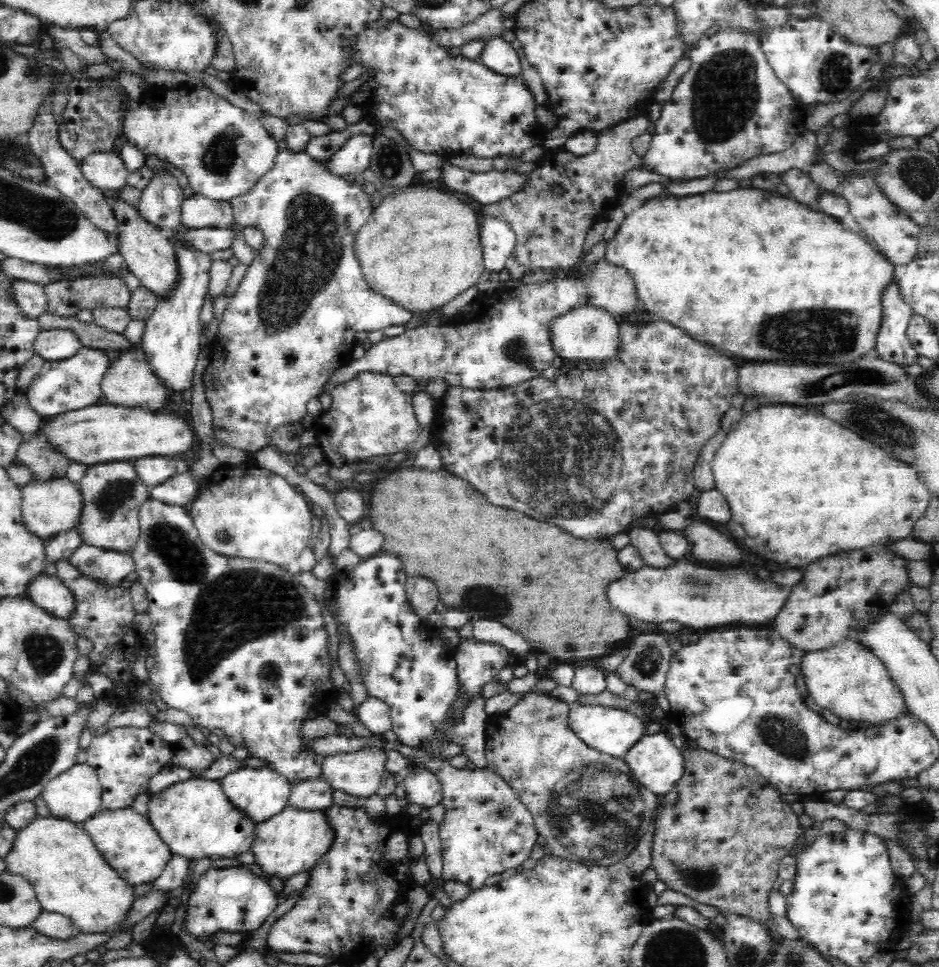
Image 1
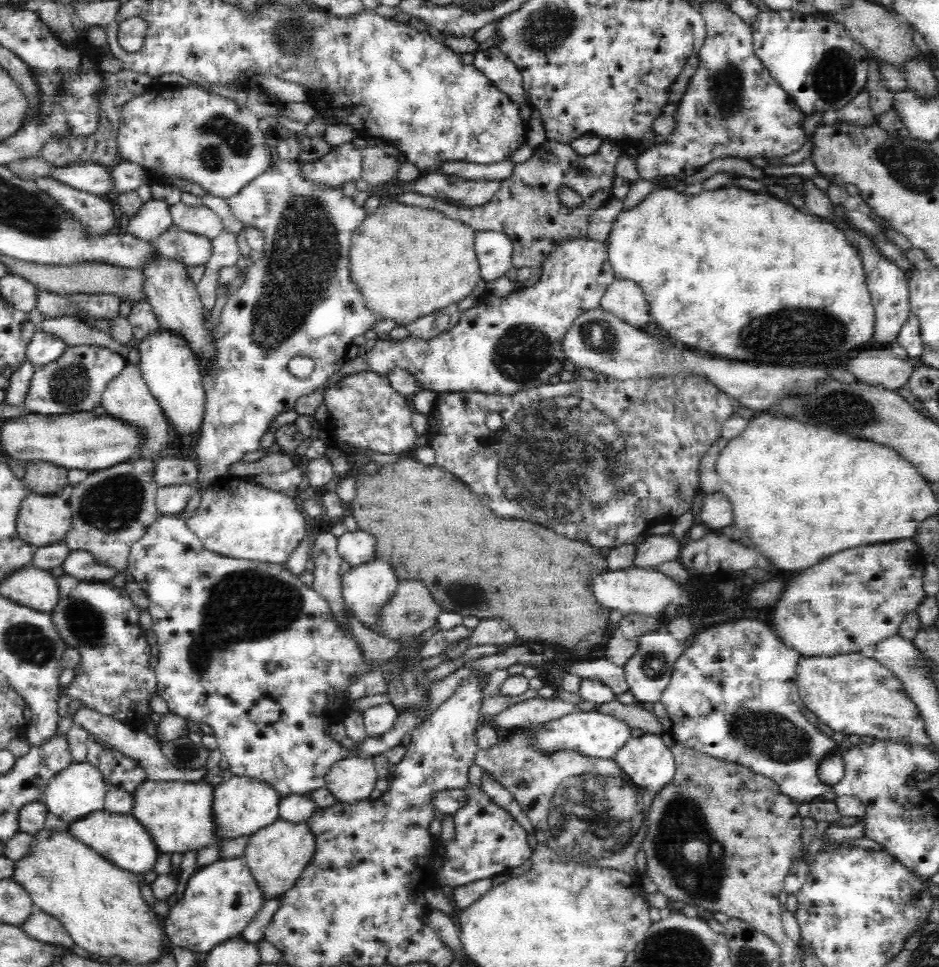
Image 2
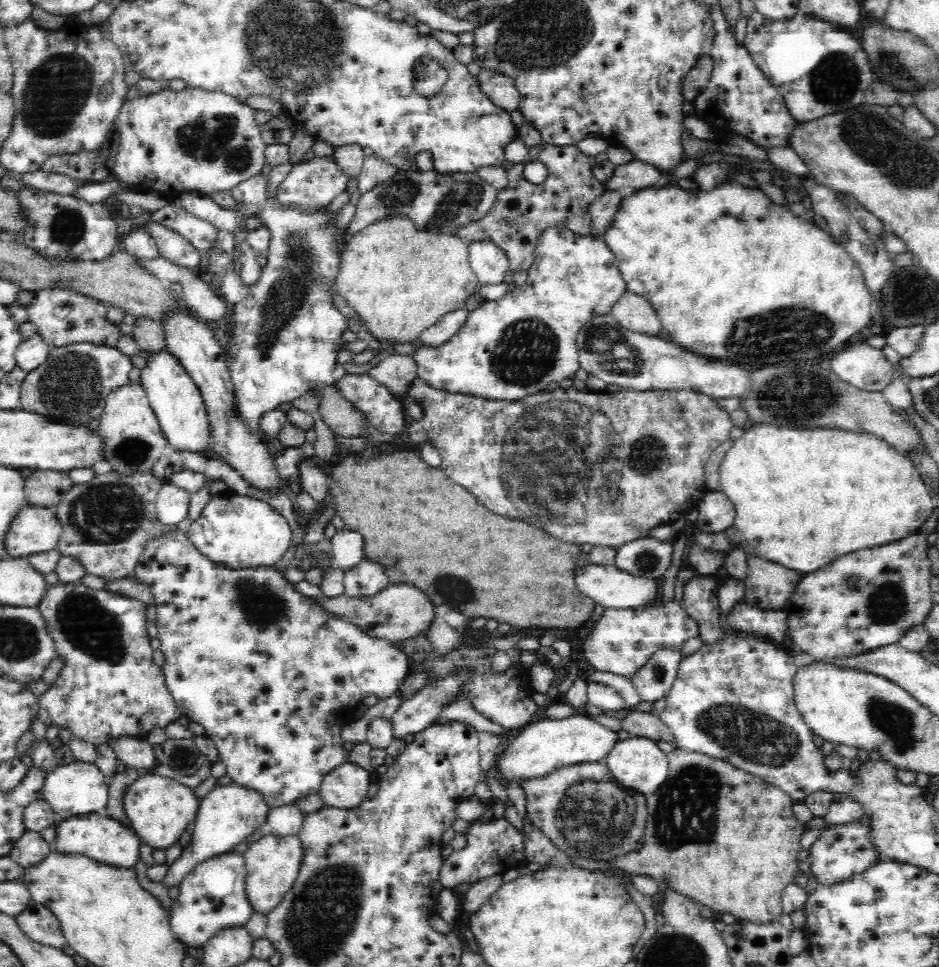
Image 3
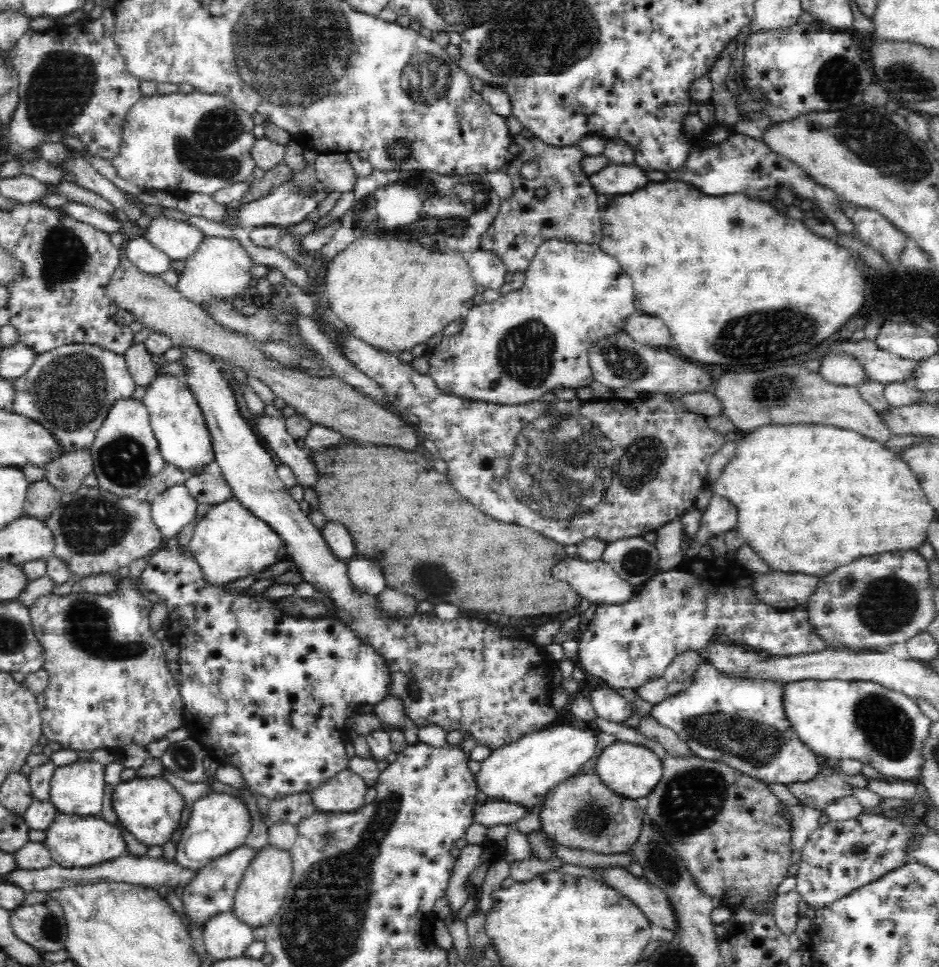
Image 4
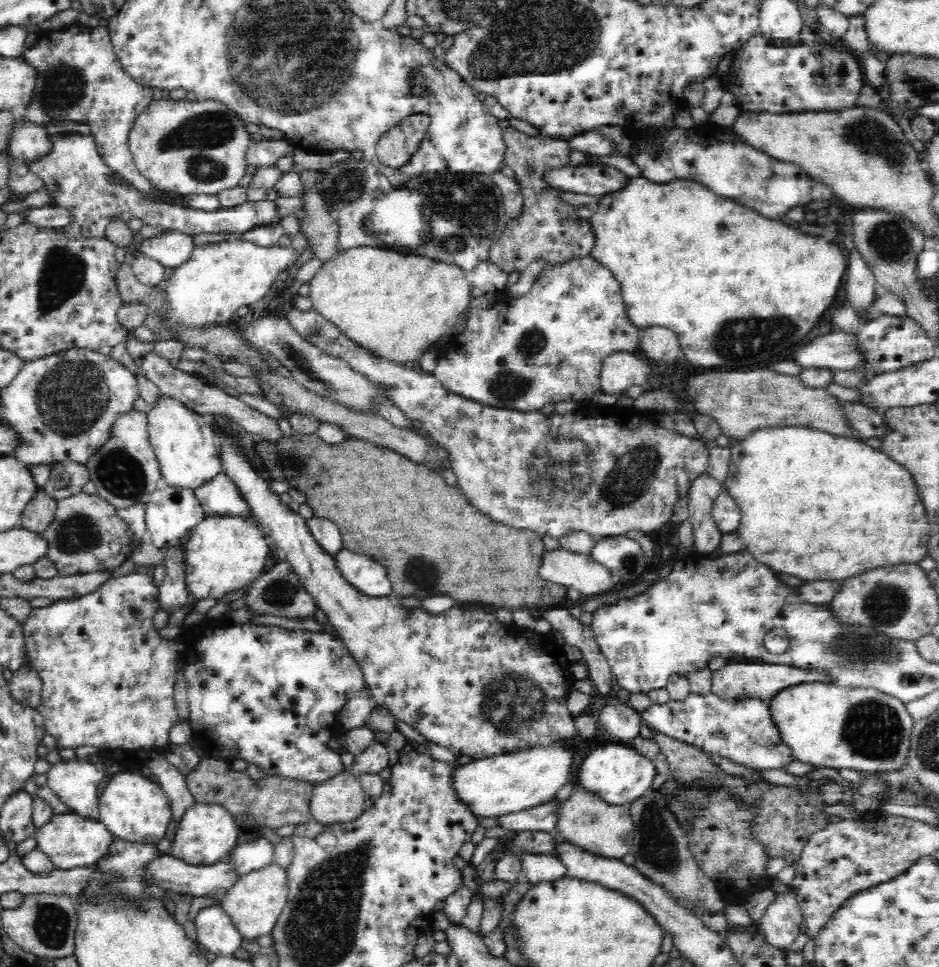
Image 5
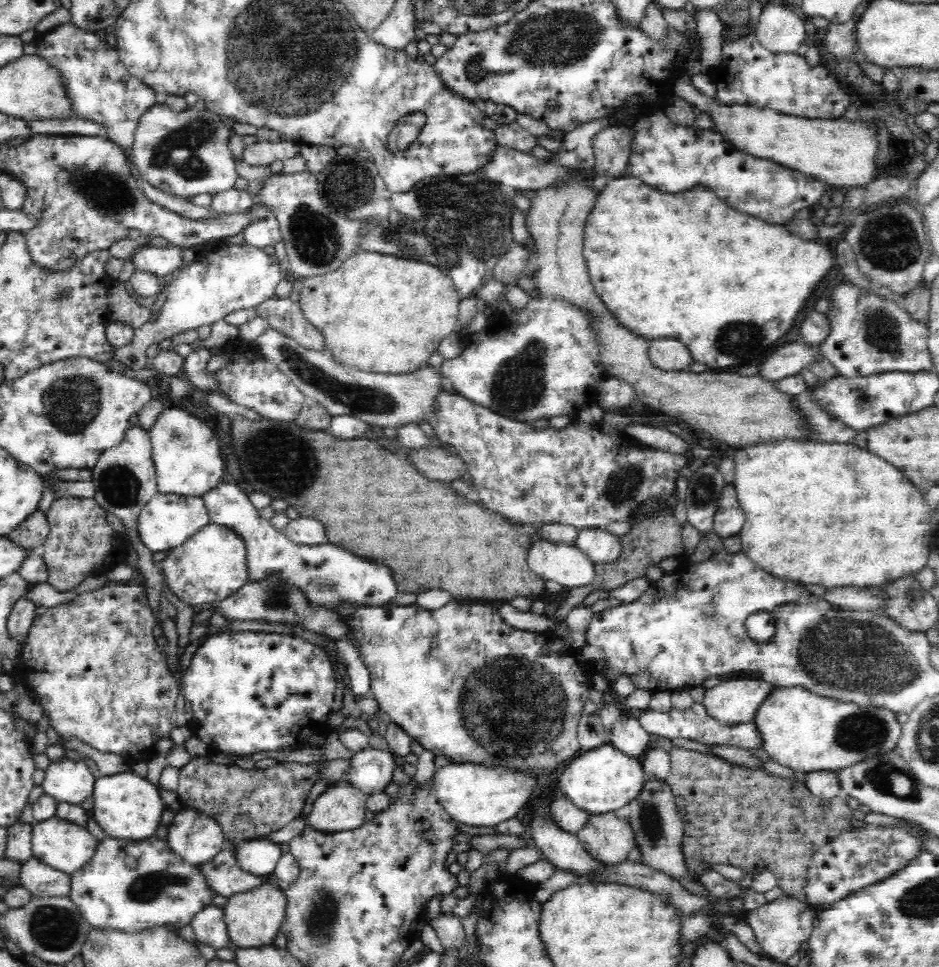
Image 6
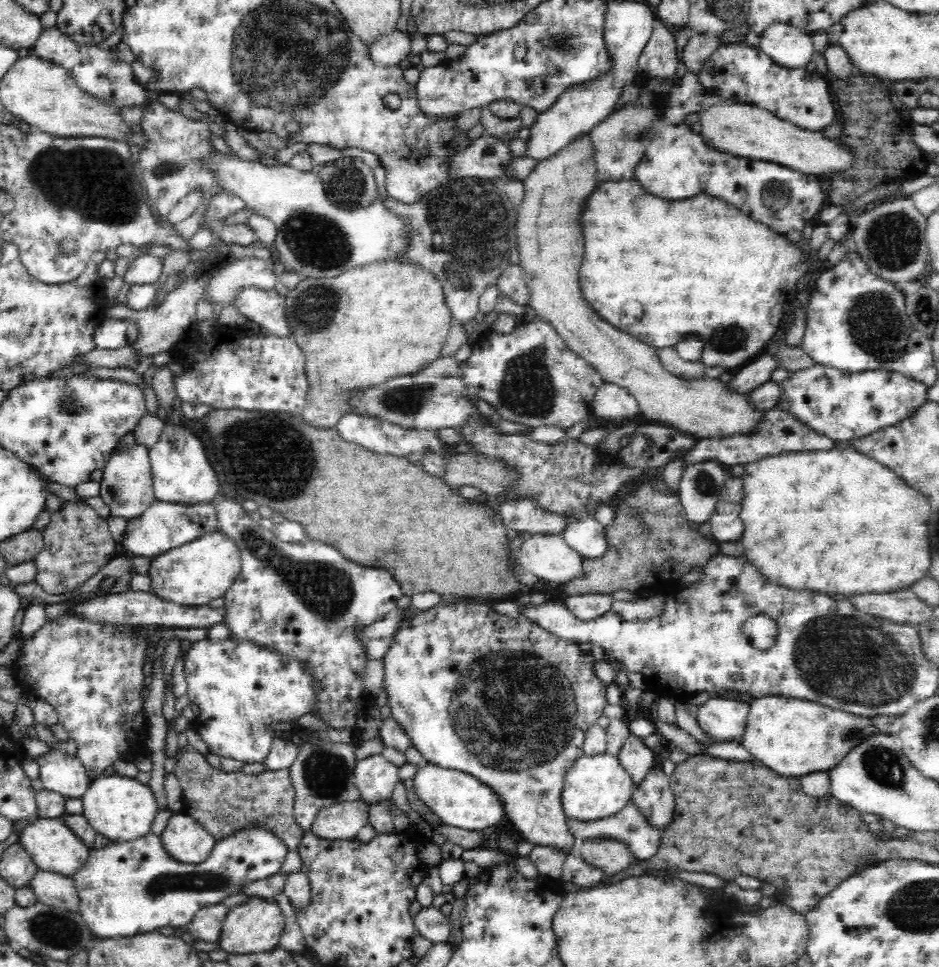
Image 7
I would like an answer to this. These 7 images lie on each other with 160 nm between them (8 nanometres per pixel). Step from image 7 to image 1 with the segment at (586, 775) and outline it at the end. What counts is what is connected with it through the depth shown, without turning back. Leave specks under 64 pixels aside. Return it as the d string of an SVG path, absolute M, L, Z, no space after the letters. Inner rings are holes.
M660 732L643 735L634 746L627 751L624 761L630 769L632 779L650 789L655 795L662 796L671 792L684 772L684 760L681 750L671 741L671 732Z

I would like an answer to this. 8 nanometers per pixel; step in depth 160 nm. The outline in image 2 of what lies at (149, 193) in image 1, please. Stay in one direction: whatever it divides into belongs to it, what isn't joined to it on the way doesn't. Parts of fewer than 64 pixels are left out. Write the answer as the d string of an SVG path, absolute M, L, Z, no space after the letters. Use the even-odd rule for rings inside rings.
M150 200L143 204L136 216L130 217L127 232L142 241L155 244L157 238L172 225L169 204L164 200Z

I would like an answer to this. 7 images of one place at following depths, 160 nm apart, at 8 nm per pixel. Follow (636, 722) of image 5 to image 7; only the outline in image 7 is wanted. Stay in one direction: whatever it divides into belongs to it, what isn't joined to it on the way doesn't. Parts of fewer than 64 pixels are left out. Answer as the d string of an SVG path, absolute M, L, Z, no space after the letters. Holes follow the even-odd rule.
M631 734L620 750L619 762L632 777L633 788L636 788L656 764L656 751L647 748L641 738Z

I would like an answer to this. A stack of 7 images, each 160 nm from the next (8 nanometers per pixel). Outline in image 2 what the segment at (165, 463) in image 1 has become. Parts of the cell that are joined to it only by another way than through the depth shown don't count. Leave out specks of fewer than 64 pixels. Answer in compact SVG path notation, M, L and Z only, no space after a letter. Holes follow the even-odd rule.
M165 457L155 459L155 475L153 480L157 486L176 486L182 483L194 486L197 480L198 467L190 459Z

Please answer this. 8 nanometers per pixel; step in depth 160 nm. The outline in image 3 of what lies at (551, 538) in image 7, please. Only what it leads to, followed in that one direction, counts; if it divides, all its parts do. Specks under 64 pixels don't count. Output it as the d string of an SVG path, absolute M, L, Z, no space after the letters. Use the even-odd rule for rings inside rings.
M614 563L612 564L586 564L580 570L580 578L576 578L576 586L580 586L580 592L584 592L600 606L608 609L635 609L656 599L658 592L658 582L652 578L636 577L620 570Z

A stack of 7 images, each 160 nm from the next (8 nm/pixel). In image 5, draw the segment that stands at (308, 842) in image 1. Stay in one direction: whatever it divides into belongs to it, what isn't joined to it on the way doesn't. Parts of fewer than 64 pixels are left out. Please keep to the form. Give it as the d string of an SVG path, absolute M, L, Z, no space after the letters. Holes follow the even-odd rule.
M272 862L260 870L241 875L228 890L228 894L220 899L219 905L232 919L236 930L242 935L242 940L254 941L259 936L270 935L273 931L277 918L287 904L288 889L287 871L278 866L278 863Z

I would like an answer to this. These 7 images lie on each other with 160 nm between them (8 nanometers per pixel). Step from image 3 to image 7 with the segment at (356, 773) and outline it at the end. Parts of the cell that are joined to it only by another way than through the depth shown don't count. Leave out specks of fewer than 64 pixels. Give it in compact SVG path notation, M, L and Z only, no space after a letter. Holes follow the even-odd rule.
M366 801L332 803L322 807L309 832L324 840L351 839L369 823L369 804Z

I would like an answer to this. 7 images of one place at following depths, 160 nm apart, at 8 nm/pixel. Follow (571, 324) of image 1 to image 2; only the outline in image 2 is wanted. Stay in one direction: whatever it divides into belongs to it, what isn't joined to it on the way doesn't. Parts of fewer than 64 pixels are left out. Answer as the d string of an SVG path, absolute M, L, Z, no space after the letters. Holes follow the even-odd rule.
M596 309L581 314L567 330L562 350L579 371L588 369L594 374L604 374L608 379L648 379L662 377L704 377L730 398L736 398L742 407L753 411L766 410L772 402L791 393L814 390L816 380L826 378L826 370L800 370L800 368L776 368L776 366L750 366L746 362L720 360L686 348L673 348L661 344L656 337L645 333L615 314ZM794 390L794 392L792 392Z

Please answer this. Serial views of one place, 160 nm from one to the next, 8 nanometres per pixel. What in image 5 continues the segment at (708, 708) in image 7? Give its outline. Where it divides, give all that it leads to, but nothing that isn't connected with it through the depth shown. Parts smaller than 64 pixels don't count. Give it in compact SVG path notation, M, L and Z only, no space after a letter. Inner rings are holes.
M728 661L726 666L713 672L712 694L719 696L721 700L736 701L745 698L755 698L768 701L782 690L801 683L826 683L827 678L816 669L802 669L800 667L781 666L768 663L743 663L742 661Z

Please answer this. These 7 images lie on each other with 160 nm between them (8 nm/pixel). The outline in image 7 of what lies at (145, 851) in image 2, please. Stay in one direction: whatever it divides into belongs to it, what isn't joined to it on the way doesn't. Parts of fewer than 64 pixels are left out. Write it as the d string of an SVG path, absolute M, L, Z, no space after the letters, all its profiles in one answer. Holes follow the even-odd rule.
M40 817L29 822L19 833L17 842L30 855L38 870L67 877L71 877L81 866L84 866L90 851L60 817L51 819Z

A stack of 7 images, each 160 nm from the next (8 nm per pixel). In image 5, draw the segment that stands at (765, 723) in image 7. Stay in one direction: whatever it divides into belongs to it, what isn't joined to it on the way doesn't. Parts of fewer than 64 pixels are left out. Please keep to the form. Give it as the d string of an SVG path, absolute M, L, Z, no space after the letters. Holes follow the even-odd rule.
M822 682L801 683L800 685L790 686L788 689L782 690L776 697L773 697L768 702L768 713L771 714L772 721L776 725L776 729L780 732L780 739L786 743L791 750L793 760L800 763L812 765L816 769L830 768L830 769L848 769L858 770L862 772L885 772L890 770L900 770L906 765L906 758L910 746L910 734L912 732L912 724L914 720L908 715L904 703L898 698L887 696L883 692L877 690L865 690L865 688L856 688L856 690L847 690L847 688L833 686L833 684L824 684Z

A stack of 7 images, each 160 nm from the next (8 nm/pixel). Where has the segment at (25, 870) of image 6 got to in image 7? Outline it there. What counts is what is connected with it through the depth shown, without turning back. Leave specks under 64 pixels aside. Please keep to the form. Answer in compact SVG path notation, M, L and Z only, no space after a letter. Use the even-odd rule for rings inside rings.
M38 870L29 887L35 892L39 903L80 912L80 898L72 877Z

